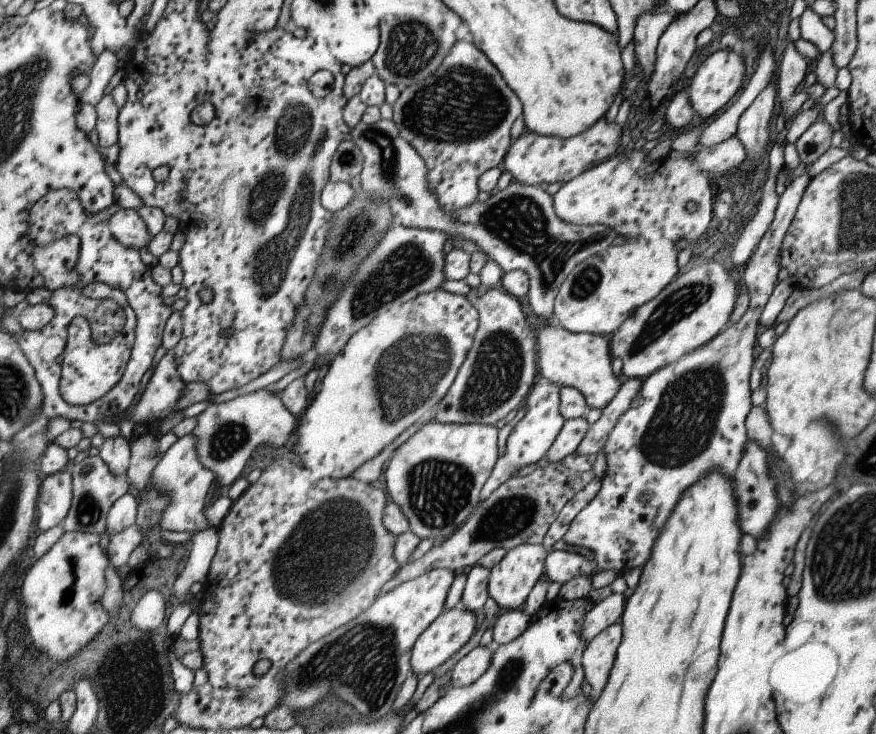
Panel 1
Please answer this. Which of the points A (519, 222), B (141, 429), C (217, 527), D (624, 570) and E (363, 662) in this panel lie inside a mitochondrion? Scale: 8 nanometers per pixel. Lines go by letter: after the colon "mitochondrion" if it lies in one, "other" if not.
A: mitochondrion
B: other
C: other
D: other
E: mitochondrion

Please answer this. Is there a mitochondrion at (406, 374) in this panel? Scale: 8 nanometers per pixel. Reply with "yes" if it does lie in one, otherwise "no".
yes

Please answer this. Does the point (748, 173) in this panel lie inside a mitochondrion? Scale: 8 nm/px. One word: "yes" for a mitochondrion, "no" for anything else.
no

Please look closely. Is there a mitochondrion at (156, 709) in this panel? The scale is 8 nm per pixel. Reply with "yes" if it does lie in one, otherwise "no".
yes

